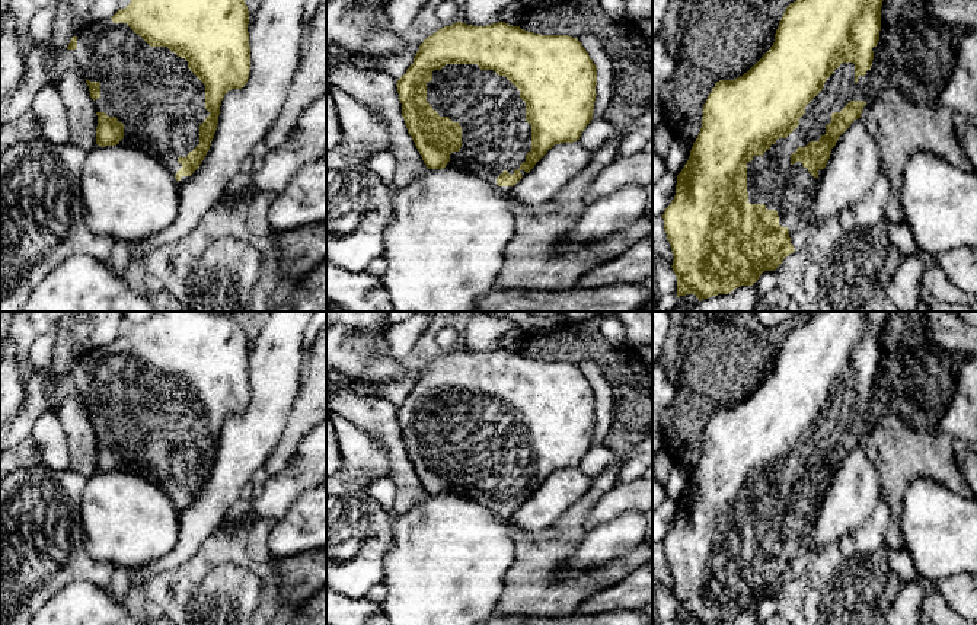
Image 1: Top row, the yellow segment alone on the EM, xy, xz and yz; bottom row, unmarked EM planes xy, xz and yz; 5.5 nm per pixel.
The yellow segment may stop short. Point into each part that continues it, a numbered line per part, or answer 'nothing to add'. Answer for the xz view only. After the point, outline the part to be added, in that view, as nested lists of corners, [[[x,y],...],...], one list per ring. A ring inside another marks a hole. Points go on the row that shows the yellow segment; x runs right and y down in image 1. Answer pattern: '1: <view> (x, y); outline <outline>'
1: xz (495, 137); outline [[[446,64],[432,71],[432,80],[427,83],[427,102],[440,117],[448,117],[462,127],[462,147],[450,154],[446,168],[478,175],[498,192],[510,195],[513,186],[498,186],[497,178],[504,170],[513,175],[531,150],[531,125],[526,121],[526,102],[520,98],[520,90],[505,76],[498,76],[494,70],[480,70],[478,64]]]

